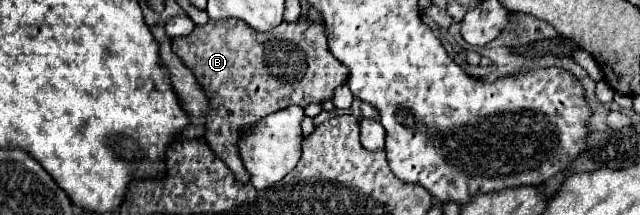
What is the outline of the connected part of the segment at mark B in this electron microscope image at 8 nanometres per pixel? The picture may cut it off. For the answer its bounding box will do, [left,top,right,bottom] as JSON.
[171,17,349,183]

